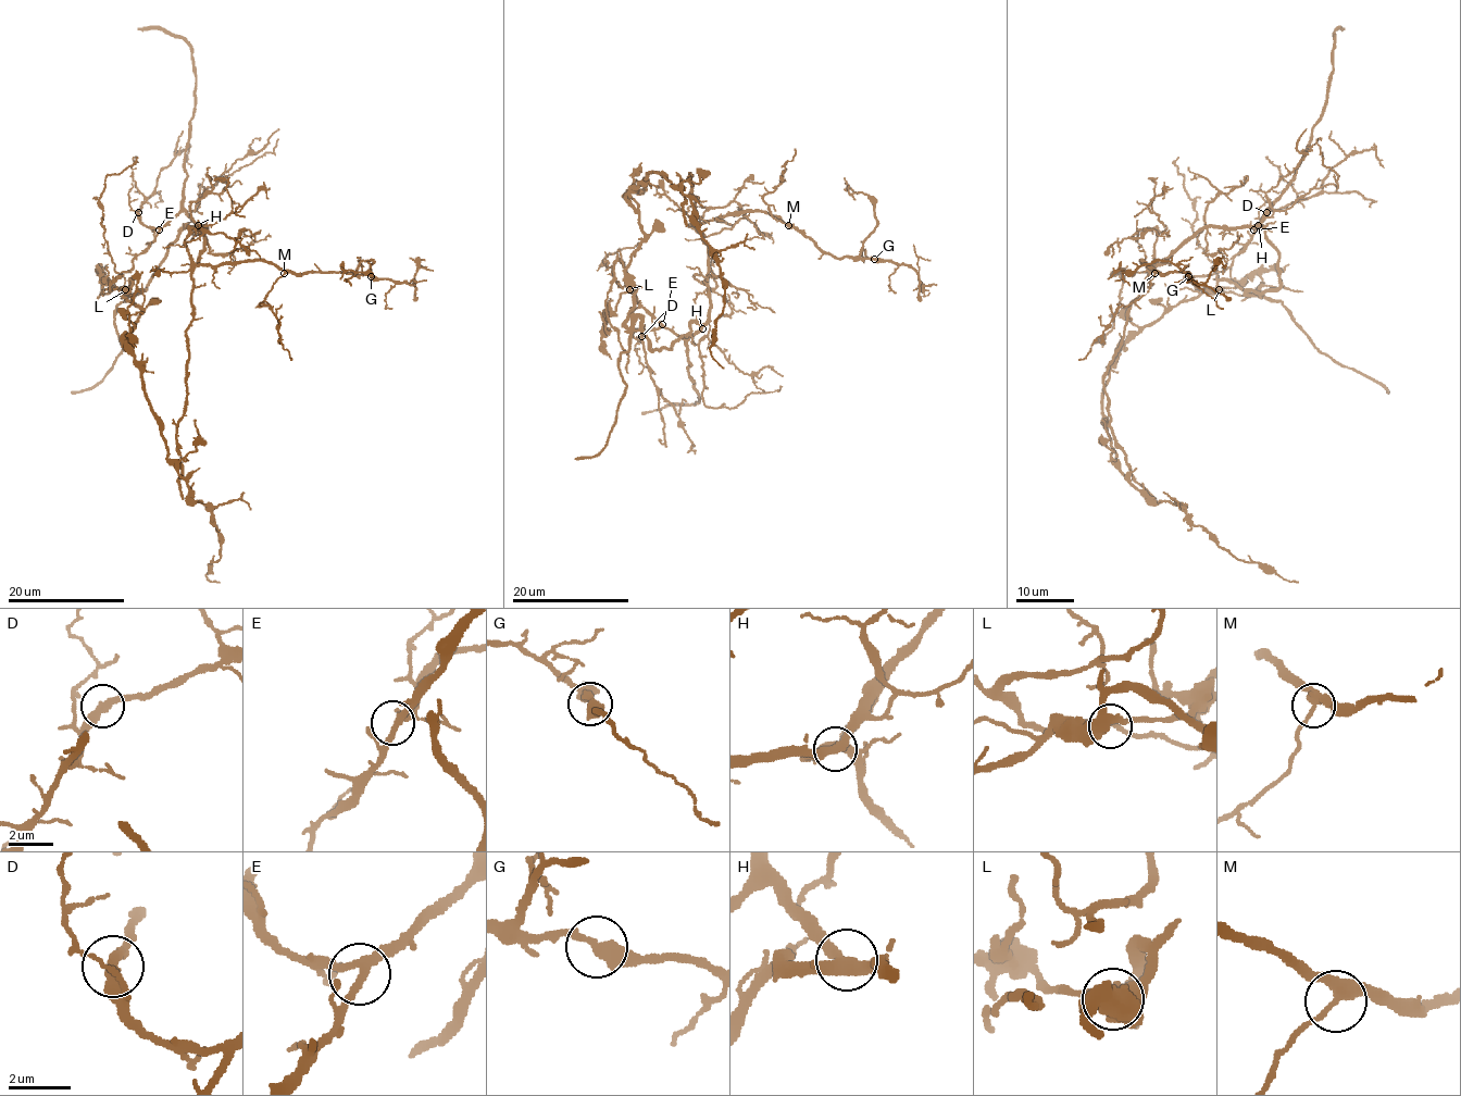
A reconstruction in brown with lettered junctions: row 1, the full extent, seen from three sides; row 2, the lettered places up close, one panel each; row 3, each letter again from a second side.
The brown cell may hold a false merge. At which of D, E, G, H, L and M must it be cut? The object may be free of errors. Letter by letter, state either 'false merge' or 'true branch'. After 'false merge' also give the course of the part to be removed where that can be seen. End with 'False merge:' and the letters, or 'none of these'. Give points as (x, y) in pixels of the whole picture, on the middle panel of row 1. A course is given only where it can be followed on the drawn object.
D: true branch
E: true branch
G: true branch
H: true branch
L: true branch
M: true branch
False merge: none of these

